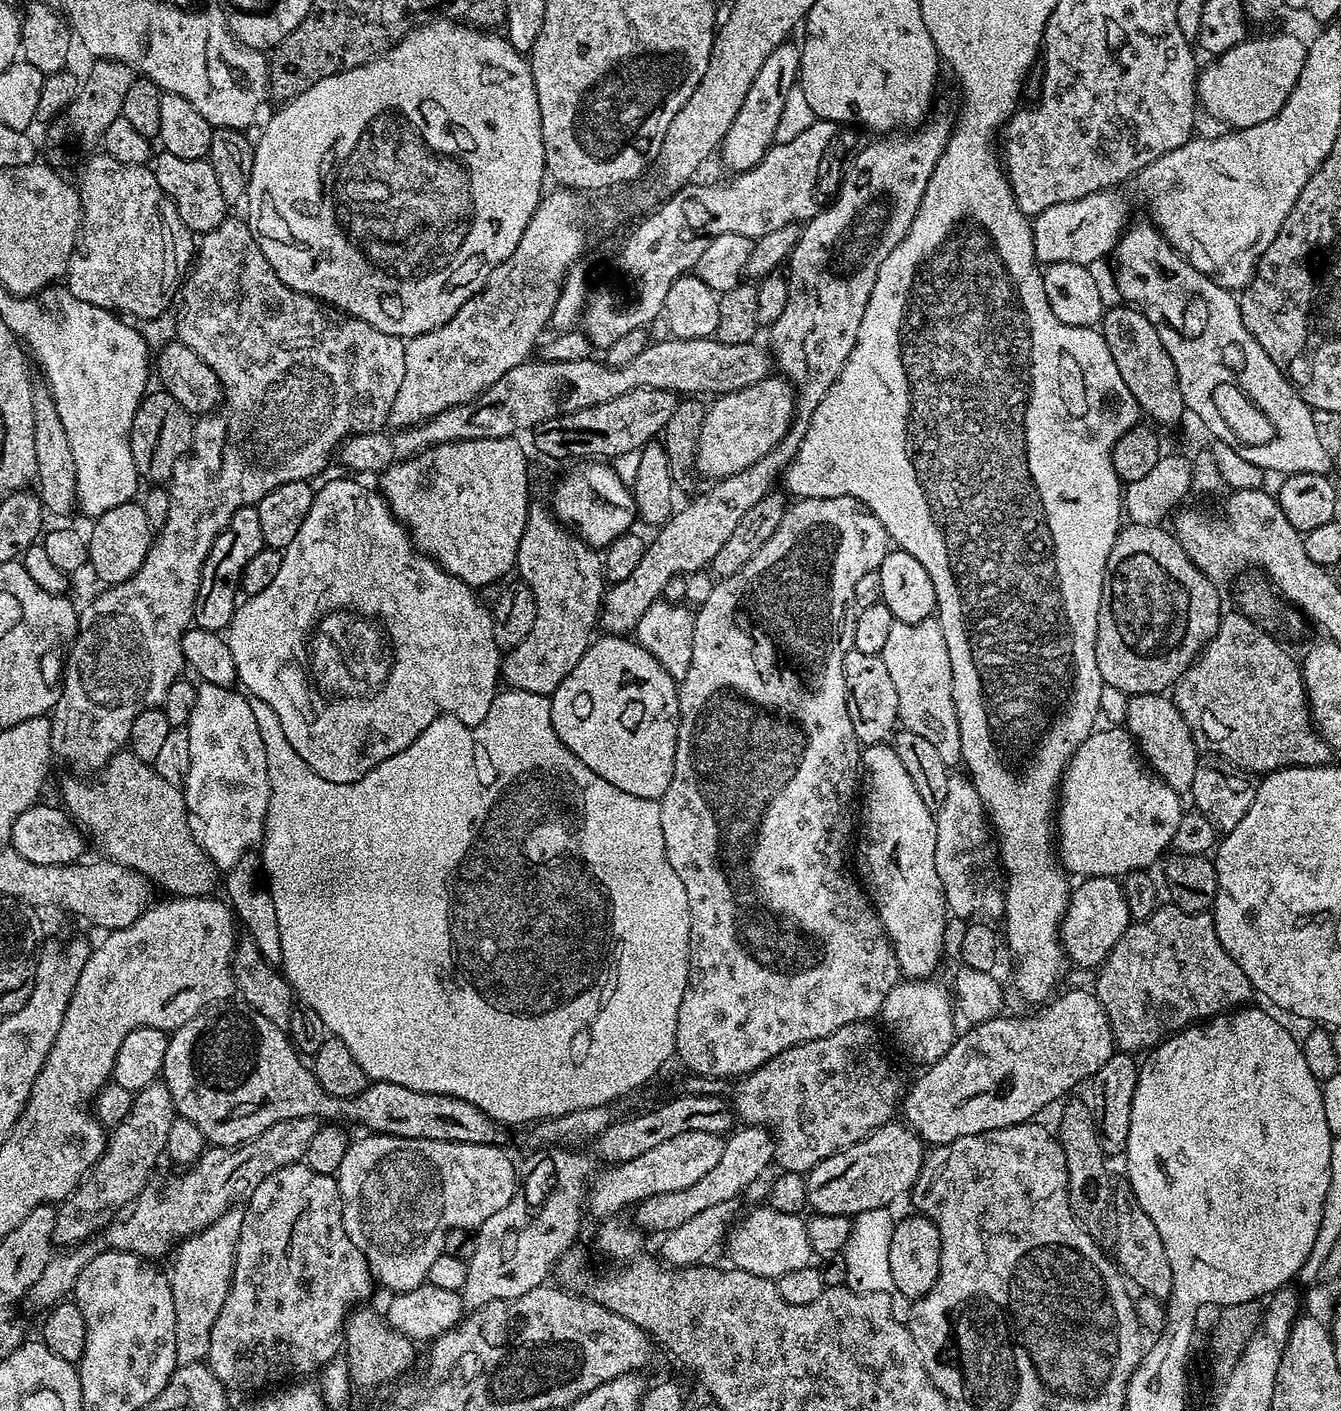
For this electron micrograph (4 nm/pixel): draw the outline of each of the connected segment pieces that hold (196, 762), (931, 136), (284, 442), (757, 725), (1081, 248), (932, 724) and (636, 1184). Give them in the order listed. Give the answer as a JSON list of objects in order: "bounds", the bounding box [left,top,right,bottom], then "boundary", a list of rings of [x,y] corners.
[{"bounds":[182,683,270,869],"boundary":[[[201,683],[196,689],[194,708],[187,722],[190,738],[190,770],[182,785],[188,815],[194,821],[194,835],[217,869],[233,868],[238,858],[261,847],[268,813],[270,782],[266,770],[266,750],[262,746],[260,723],[254,719],[257,709],[243,691]]]},{"bounds":[598,112,954,636],"boundary":[[[935,112],[907,134],[888,134],[866,145],[849,162],[836,201],[825,212],[817,211],[800,228],[798,242],[786,261],[786,310],[770,325],[775,367],[796,394],[792,427],[782,442],[770,454],[758,458],[754,466],[715,481],[709,492],[702,493],[681,512],[679,509],[672,519],[659,525],[660,533],[647,541],[642,562],[638,562],[634,574],[605,591],[598,621],[605,633],[614,636],[631,633],[638,618],[646,614],[655,600],[661,599],[663,587],[672,578],[699,568],[707,569],[714,554],[730,538],[734,526],[742,522],[746,510],[773,491],[772,483],[783,477],[788,463],[798,454],[810,418],[818,410],[818,402],[826,398],[826,390],[834,386],[842,366],[850,358],[850,350],[858,342],[858,326],[862,326],[862,314],[866,314],[874,278],[878,278],[878,270],[882,270],[882,262],[886,262],[890,250],[906,238],[914,214],[918,214],[922,194],[926,194],[926,186],[934,174],[934,166],[942,158],[942,150],[946,150],[954,116]]]},{"bounds":[50,218,406,774],"boundary":[[[229,218],[223,220],[214,230],[203,233],[198,240],[198,251],[194,256],[195,263],[182,285],[182,300],[184,296],[184,309],[178,312],[178,340],[179,343],[190,346],[210,370],[220,380],[222,389],[222,411],[209,412],[201,415],[195,421],[193,430],[191,455],[181,459],[173,468],[170,479],[170,514],[166,514],[166,522],[154,536],[152,546],[149,548],[142,566],[132,577],[121,584],[105,587],[85,608],[79,609],[80,627],[66,652],[64,662],[64,675],[60,681],[60,697],[56,707],[50,713],[52,722],[52,754],[57,761],[65,760],[71,771],[76,774],[96,774],[101,768],[111,762],[115,752],[121,751],[128,744],[130,726],[138,714],[147,708],[159,708],[164,703],[167,691],[176,680],[181,679],[185,671],[184,659],[184,634],[193,623],[196,614],[196,599],[200,589],[200,575],[202,566],[214,546],[214,542],[226,530],[230,518],[239,508],[250,508],[259,502],[270,490],[282,486],[286,482],[299,480],[311,481],[328,464],[328,455],[335,453],[340,445],[349,436],[357,436],[363,432],[379,432],[388,424],[388,415],[394,406],[394,398],[398,398],[398,386],[402,386],[402,374],[406,374],[406,354],[404,353],[405,341],[398,336],[382,334],[370,322],[362,322],[357,316],[349,316],[346,312],[316,300],[313,296],[302,294],[290,286],[286,286],[274,274],[270,262],[266,262],[266,254],[252,237],[252,231],[243,219]]]},{"bounds":[658,496,902,1081],"boundary":[[[852,496],[797,499],[795,503],[796,505],[793,508],[791,505],[785,511],[778,530],[774,530],[774,534],[770,534],[766,546],[762,546],[762,550],[758,550],[758,554],[754,554],[754,558],[750,558],[750,562],[746,562],[746,566],[742,566],[742,570],[738,570],[738,574],[734,574],[725,580],[717,579],[715,581],[716,585],[709,590],[708,597],[701,602],[700,609],[698,607],[695,609],[694,658],[690,658],[690,671],[686,673],[686,678],[679,681],[678,684],[680,721],[678,722],[678,734],[676,735],[674,774],[670,778],[670,786],[666,786],[666,794],[658,802],[660,817],[662,818],[662,838],[666,846],[666,858],[670,862],[670,866],[674,866],[678,878],[682,878],[682,886],[686,889],[686,902],[690,906],[688,985],[686,986],[686,994],[682,994],[682,1006],[678,1006],[675,1055],[678,1060],[680,1056],[681,1062],[688,1067],[687,1071],[691,1075],[703,1076],[713,1080],[727,1081],[728,1076],[732,1076],[731,1078],[747,1076],[749,1072],[752,1072],[758,1066],[762,1066],[770,1058],[782,1054],[787,1048],[792,1048],[802,1042],[810,1042],[814,1038],[826,1038],[826,1034],[834,1034],[834,1030],[838,1030],[847,1024],[868,1022],[873,1019],[871,1016],[874,1016],[874,1018],[879,1017],[886,996],[890,994],[891,988],[902,980],[896,951],[892,948],[891,942],[888,941],[888,935],[882,926],[880,915],[877,914],[867,892],[864,891],[859,879],[857,879],[850,867],[850,849],[854,844],[854,832],[852,836],[852,803],[855,800],[857,803],[858,800],[858,781],[862,776],[862,745],[859,738],[854,734],[853,709],[850,707],[846,678],[842,674],[842,662],[846,658],[848,651],[852,649],[852,643],[854,642],[854,626],[856,625],[857,613],[854,586],[864,575],[879,569],[880,563],[887,558],[890,551],[890,537],[886,526],[882,526],[882,522],[878,522],[875,514],[865,504],[861,504],[859,500],[855,500]]]},{"bounds":[1032,190,1128,266],"boundary":[[[1120,190],[1086,194],[1086,198],[1078,198],[1074,202],[1058,202],[1058,206],[1042,210],[1042,214],[1032,220],[1036,259],[1044,266],[1058,262],[1095,265],[1095,260],[1102,259],[1107,252],[1109,255],[1115,249],[1126,231],[1127,220],[1128,204]]]},{"bounds":[879,618,960,765],"boundary":[[[929,618],[913,624],[893,620],[886,646],[882,646],[879,655],[886,662],[886,670],[890,670],[894,690],[898,693],[899,723],[933,744],[944,764],[959,765],[960,735],[958,714],[954,710],[950,650],[946,650],[946,634],[942,634],[939,619]]]},{"bounds":[587,1130,724,1218],"boundary":[[[690,1130],[686,1134],[678,1134],[678,1138],[670,1138],[670,1142],[662,1142],[662,1146],[654,1146],[654,1150],[649,1150],[647,1154],[630,1158],[630,1162],[605,1167],[608,1168],[605,1172],[595,1173],[587,1189],[587,1211],[592,1211],[599,1218],[612,1218],[621,1213],[618,1211],[627,1204],[635,1206],[663,1192],[686,1190],[718,1166],[723,1149],[724,1140],[720,1136],[706,1134],[706,1130]]]}]

